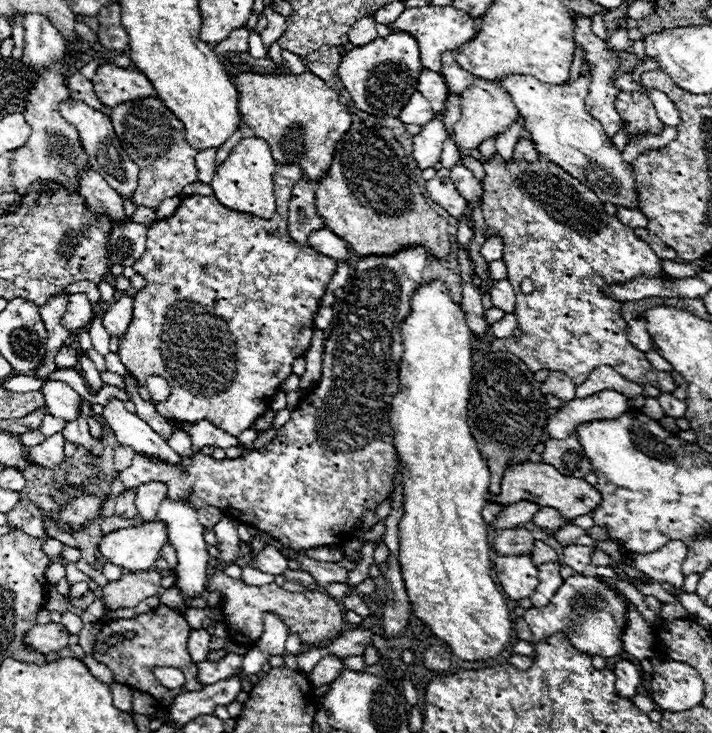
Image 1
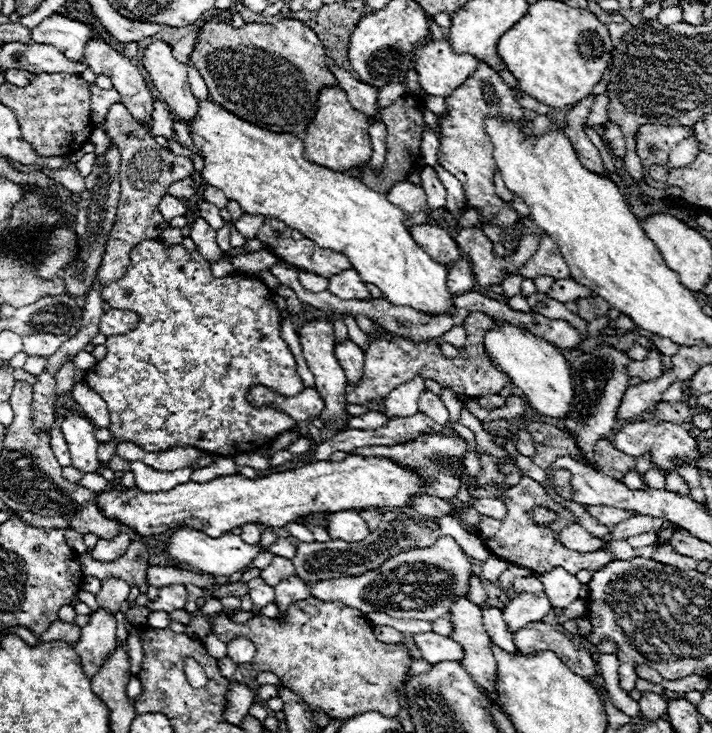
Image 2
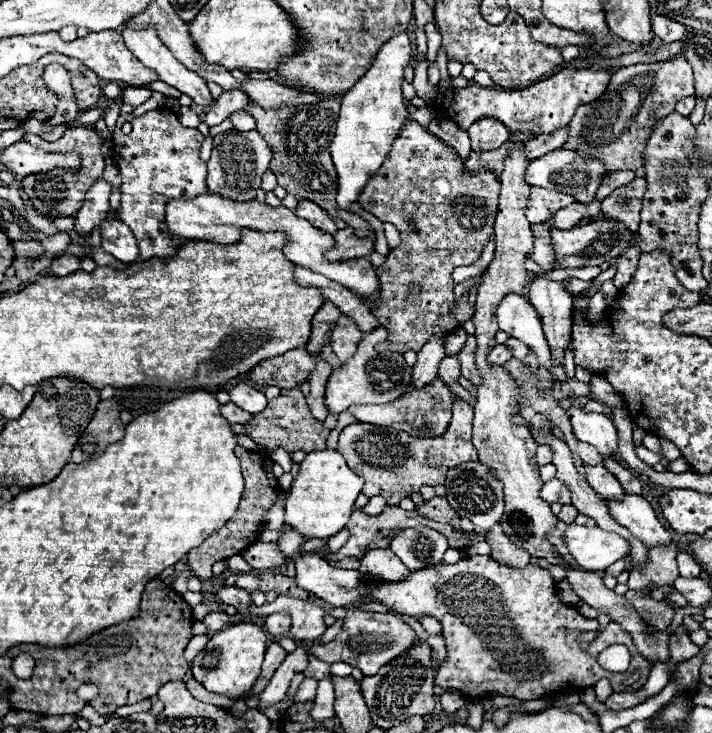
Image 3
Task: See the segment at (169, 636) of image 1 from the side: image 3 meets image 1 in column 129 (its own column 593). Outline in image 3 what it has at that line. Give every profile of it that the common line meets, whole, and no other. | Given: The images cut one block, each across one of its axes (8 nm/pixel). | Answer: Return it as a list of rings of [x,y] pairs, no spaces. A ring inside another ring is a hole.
[[[472,556],[462,558],[456,564],[434,564],[422,570],[412,570],[408,578],[398,582],[378,582],[370,586],[366,596],[372,602],[380,602],[404,616],[434,616],[444,626],[448,658],[436,672],[436,684],[444,690],[460,690],[466,698],[506,694],[520,700],[538,700],[550,692],[594,686],[600,678],[608,678],[614,692],[634,692],[646,684],[652,668],[650,662],[646,662],[646,658],[636,652],[630,634],[626,634],[626,630],[622,630],[616,622],[610,622],[602,632],[598,632],[590,648],[582,650],[576,642],[578,634],[586,630],[598,630],[598,620],[584,618],[576,608],[566,606],[556,594],[550,572],[534,564],[526,566],[526,570],[510,570],[510,566],[498,566],[498,562],[494,562],[490,556]],[[610,644],[626,644],[630,648],[632,660],[626,672],[608,672],[598,666],[598,654]],[[634,672],[640,672],[640,678],[632,686],[624,686],[624,680]]]

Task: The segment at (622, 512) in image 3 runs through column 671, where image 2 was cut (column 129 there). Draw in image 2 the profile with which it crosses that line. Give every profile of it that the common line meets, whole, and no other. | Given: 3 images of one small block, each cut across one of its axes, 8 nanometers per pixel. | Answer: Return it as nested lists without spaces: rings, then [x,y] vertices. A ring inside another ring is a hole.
[[[120,532],[112,540],[98,540],[98,544],[94,546],[94,550],[90,554],[94,558],[102,560],[102,562],[112,562],[112,560],[116,560],[118,556],[122,556],[126,552],[130,542],[132,542],[132,536],[126,534],[126,532]]]

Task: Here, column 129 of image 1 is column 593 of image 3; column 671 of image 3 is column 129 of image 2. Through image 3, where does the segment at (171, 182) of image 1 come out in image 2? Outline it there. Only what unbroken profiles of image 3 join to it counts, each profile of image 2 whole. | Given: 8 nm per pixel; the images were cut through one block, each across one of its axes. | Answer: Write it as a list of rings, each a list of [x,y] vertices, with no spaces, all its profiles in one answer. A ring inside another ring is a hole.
[[[90,40],[84,48],[84,56],[86,56],[86,64],[94,74],[104,74],[112,80],[114,90],[118,90],[118,94],[122,94],[122,100],[126,104],[126,108],[130,110],[130,114],[134,114],[134,120],[138,120],[142,124],[144,130],[150,132],[150,118],[154,112],[154,98],[150,94],[150,88],[146,86],[144,76],[140,74],[138,66],[134,66],[126,56],[122,56],[118,50],[114,50],[110,44],[102,42],[102,40]]]

